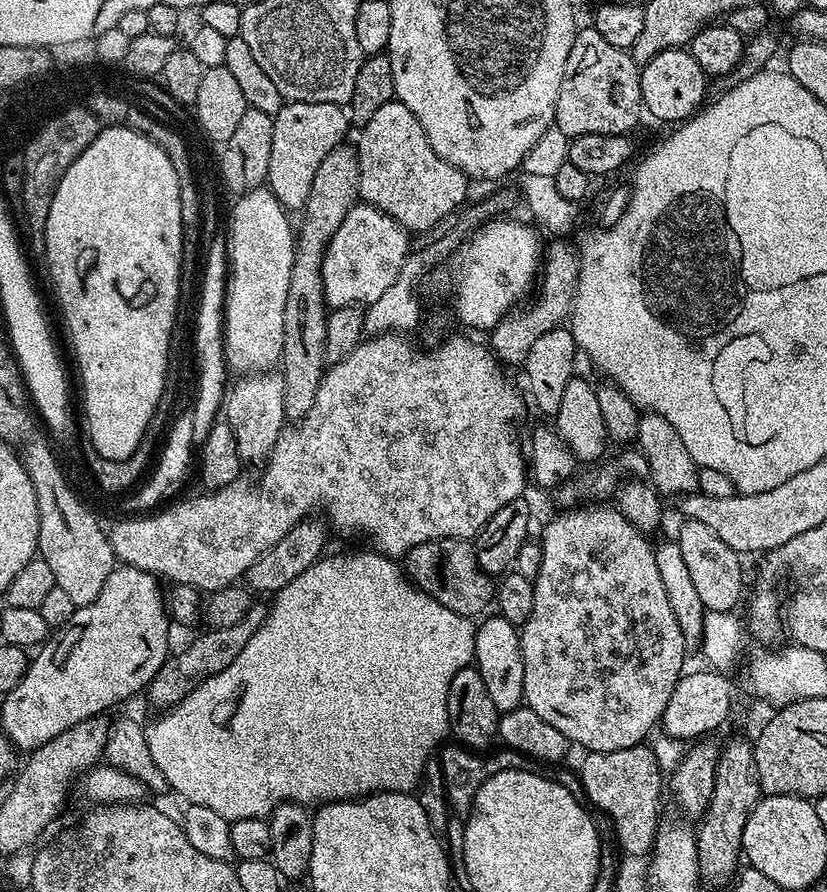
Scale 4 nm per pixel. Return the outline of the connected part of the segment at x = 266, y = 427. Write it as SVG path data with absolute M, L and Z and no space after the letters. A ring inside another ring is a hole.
M269 370L259 374L244 374L239 377L236 385L227 389L222 405L222 419L234 430L234 438L238 442L238 454L245 465L263 465L268 455L274 450L274 446L280 437L280 431L286 427L284 415L284 378L283 375Z

